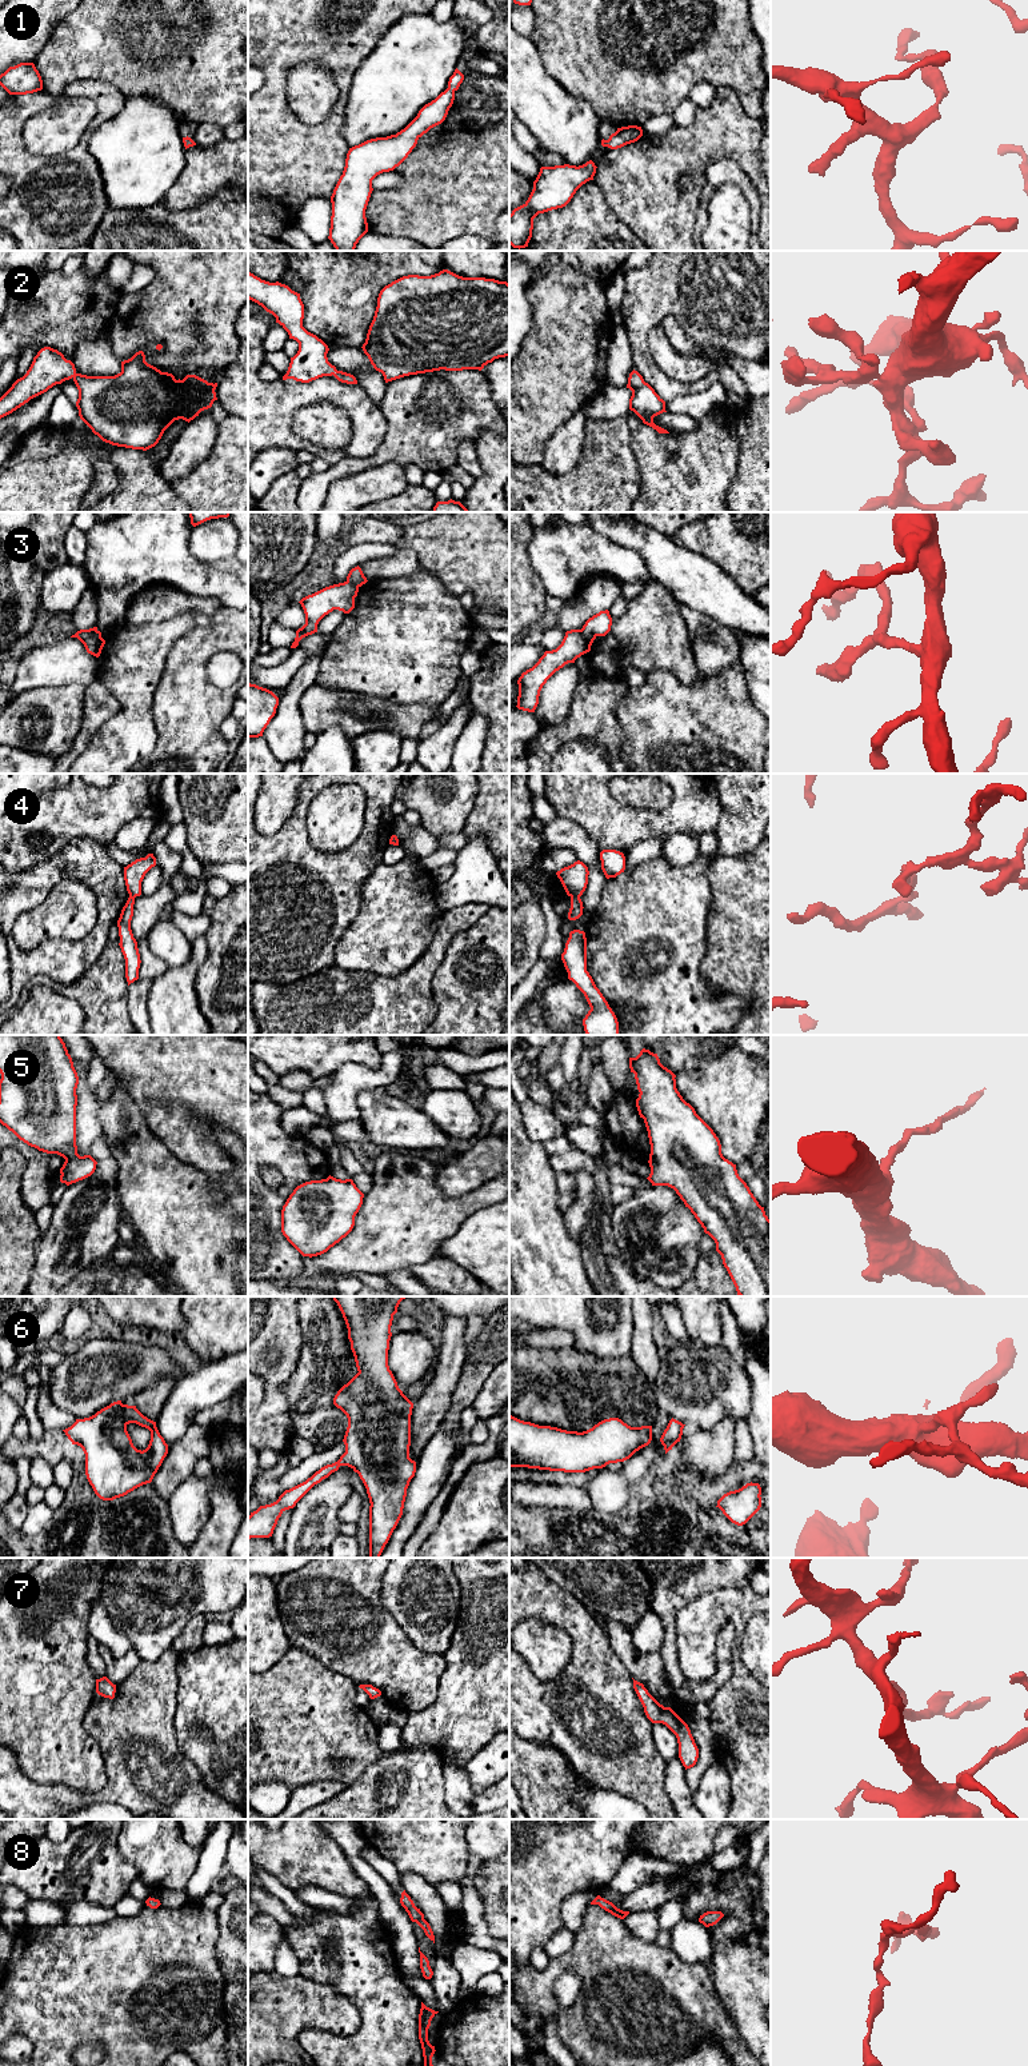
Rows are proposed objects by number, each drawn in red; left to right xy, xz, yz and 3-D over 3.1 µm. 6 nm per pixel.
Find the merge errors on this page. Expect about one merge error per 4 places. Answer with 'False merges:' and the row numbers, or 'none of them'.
False merges: 3, 4

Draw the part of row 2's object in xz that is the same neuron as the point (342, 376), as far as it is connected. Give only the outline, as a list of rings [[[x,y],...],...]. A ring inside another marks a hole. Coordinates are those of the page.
[[[248,272],[248,299],[272,313],[279,323],[299,343],[297,353],[291,363],[283,380],[293,379],[309,383],[323,376],[335,376],[339,381],[357,384],[353,375],[337,371],[328,361],[328,345],[316,335],[303,327],[304,304],[300,293],[279,281],[269,283]]]

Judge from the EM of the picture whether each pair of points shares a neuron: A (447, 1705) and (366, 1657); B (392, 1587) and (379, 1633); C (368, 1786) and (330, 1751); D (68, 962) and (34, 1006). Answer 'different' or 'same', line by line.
A: different
B: different
C: different
D: different

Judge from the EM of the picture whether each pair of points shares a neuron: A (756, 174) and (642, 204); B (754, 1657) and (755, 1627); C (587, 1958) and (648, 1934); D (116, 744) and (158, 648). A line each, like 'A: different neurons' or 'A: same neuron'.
A: same neuron
B: same neuron
C: different neurons
D: same neuron

